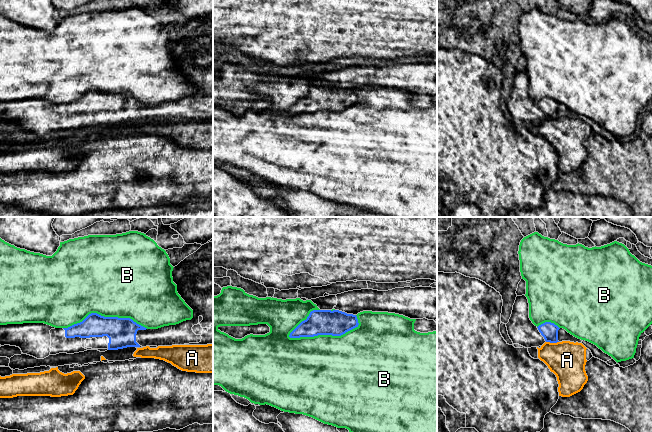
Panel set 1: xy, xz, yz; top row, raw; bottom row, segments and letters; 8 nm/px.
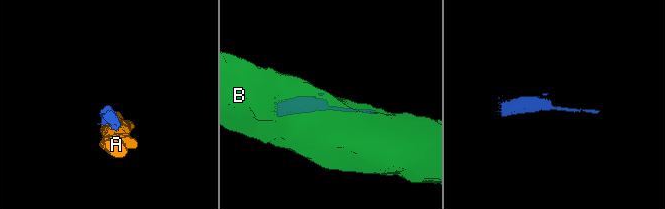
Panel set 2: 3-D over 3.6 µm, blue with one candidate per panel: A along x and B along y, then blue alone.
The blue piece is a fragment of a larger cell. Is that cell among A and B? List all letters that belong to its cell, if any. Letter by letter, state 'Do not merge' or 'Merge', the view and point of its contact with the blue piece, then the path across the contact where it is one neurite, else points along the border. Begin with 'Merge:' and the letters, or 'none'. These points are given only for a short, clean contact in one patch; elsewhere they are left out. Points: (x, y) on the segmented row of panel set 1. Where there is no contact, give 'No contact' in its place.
Merge: none
A: Do not merge. Touches blue at yz (552, 342)
B: Do not merge. Touches blue at xz (323, 334)

